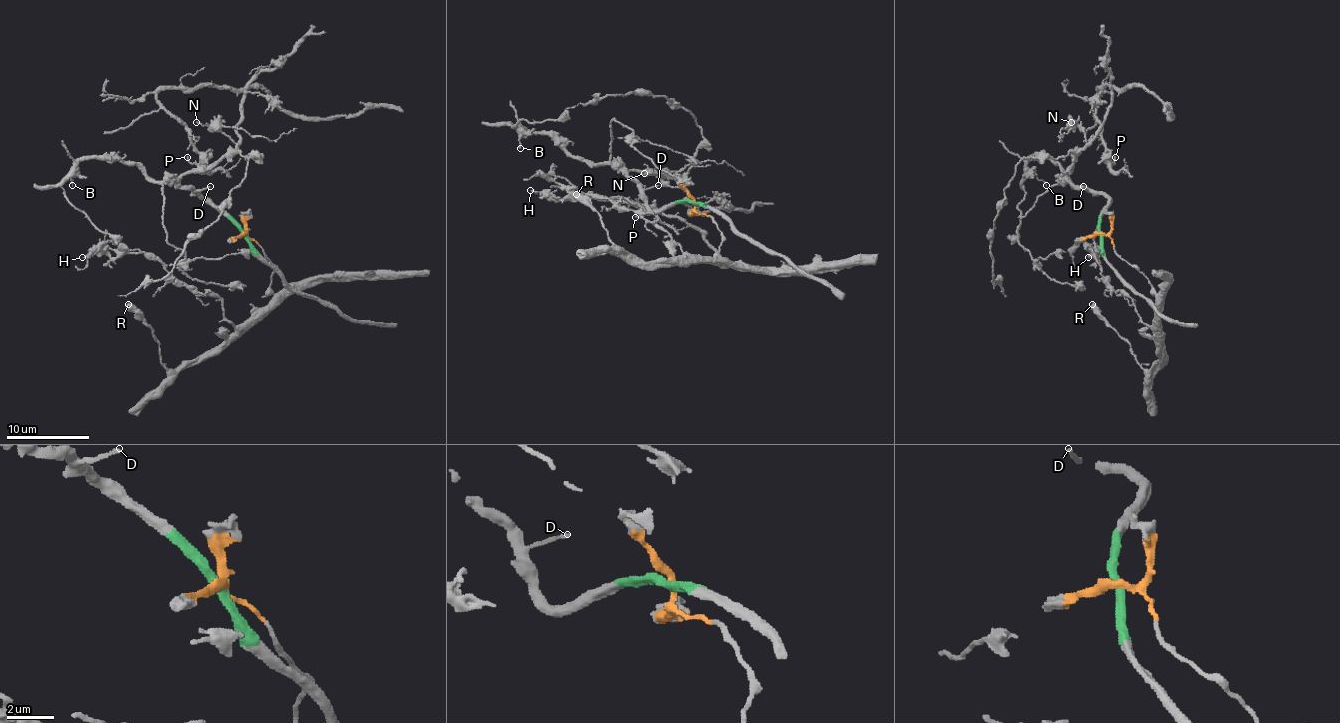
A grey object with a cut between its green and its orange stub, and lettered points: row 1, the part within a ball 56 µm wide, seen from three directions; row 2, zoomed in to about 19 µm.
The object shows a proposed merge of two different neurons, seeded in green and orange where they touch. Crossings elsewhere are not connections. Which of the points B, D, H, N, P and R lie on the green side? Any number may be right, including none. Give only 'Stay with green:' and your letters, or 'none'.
Stay with green: B, D, N, P

